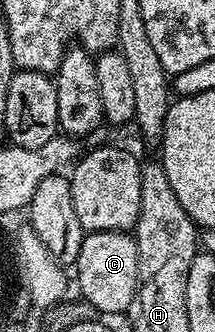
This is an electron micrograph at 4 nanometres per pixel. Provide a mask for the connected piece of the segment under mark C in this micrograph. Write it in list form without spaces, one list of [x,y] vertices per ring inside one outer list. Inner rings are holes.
[[[127,232],[87,233],[82,242],[82,250],[78,250],[74,271],[74,284],[80,287],[79,295],[93,304],[97,313],[127,313],[132,307],[136,286],[140,282],[135,239]]]

